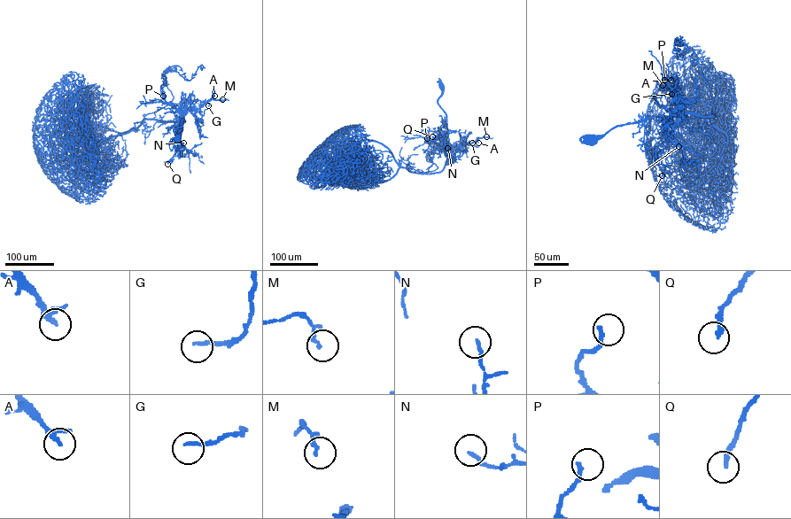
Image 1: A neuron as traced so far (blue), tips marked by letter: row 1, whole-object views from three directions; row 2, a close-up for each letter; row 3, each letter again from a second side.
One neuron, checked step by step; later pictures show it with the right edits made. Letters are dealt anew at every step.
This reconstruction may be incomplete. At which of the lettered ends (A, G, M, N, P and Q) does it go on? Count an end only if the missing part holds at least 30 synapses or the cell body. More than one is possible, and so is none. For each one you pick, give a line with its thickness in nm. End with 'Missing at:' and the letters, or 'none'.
Q: calibre 220 nm
Missing at: Q

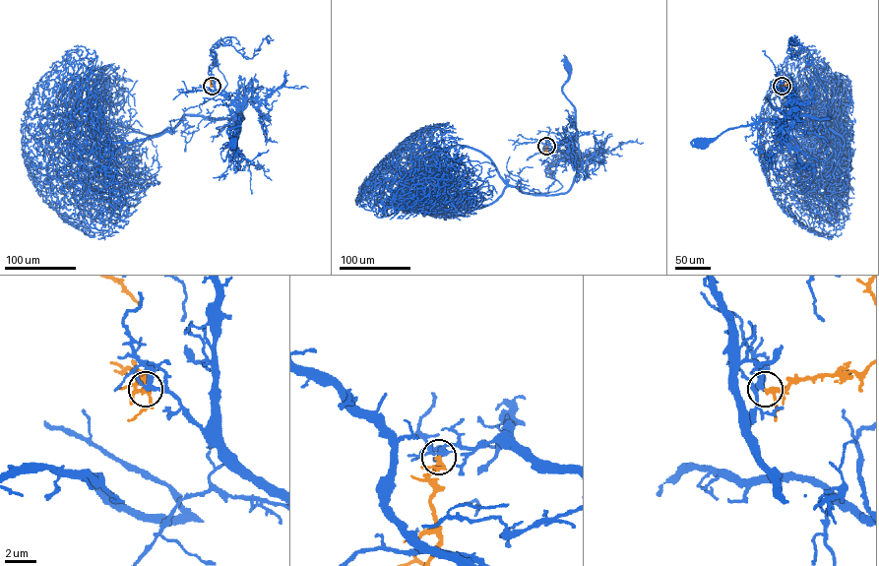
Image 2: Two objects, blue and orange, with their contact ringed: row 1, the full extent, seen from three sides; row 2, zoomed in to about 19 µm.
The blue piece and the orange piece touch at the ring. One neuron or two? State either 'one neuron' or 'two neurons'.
one neuron

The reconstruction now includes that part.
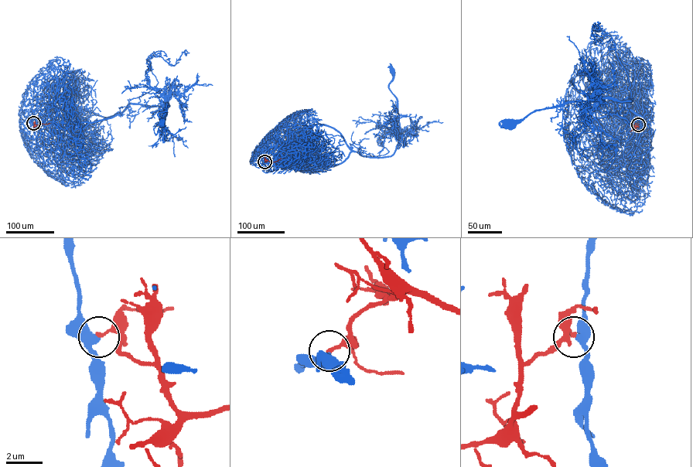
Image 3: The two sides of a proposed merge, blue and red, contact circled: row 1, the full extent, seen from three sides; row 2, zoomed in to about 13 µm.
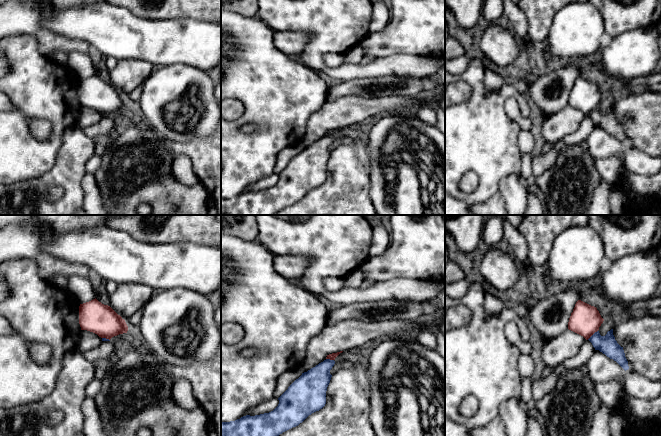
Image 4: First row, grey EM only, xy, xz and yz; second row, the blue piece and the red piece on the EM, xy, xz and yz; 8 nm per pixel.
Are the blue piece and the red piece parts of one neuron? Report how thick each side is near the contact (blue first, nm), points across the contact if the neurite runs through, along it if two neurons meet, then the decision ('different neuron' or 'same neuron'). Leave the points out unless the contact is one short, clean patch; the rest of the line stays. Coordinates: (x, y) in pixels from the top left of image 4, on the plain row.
150/240 nm | along yz (597, 106), (587, 115) | different neuron

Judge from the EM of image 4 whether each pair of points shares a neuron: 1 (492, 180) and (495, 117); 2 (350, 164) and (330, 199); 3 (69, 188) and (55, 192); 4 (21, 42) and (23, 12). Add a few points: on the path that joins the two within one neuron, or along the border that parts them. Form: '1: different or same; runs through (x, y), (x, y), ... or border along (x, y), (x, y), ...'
1: same; runs through (492, 164), (492, 133)
2: same; runs through (348, 173), (347, 182), (339, 190)
3: different; border along (64, 190), (64, 193), (55, 200), (47, 198)
4: different; border along (35, 33), (18, 33), (10, 36)

